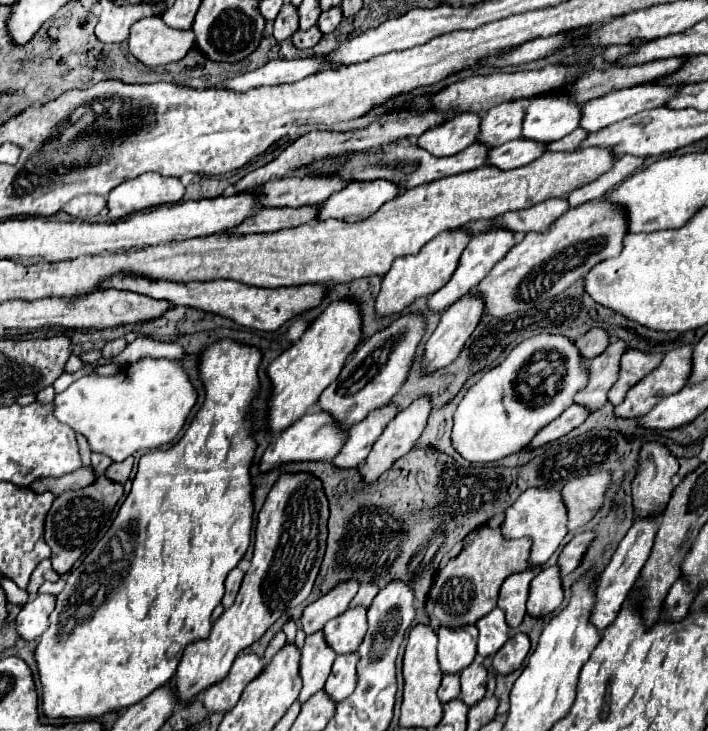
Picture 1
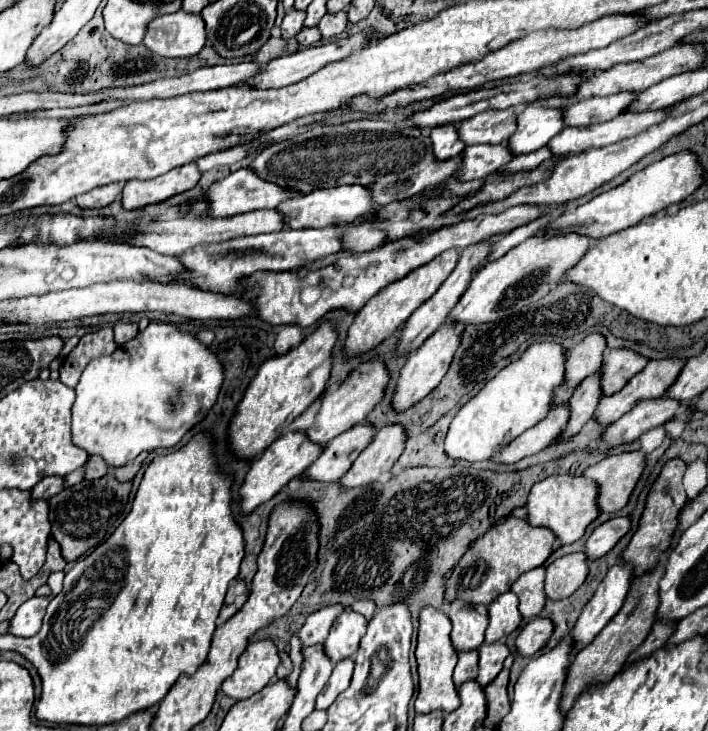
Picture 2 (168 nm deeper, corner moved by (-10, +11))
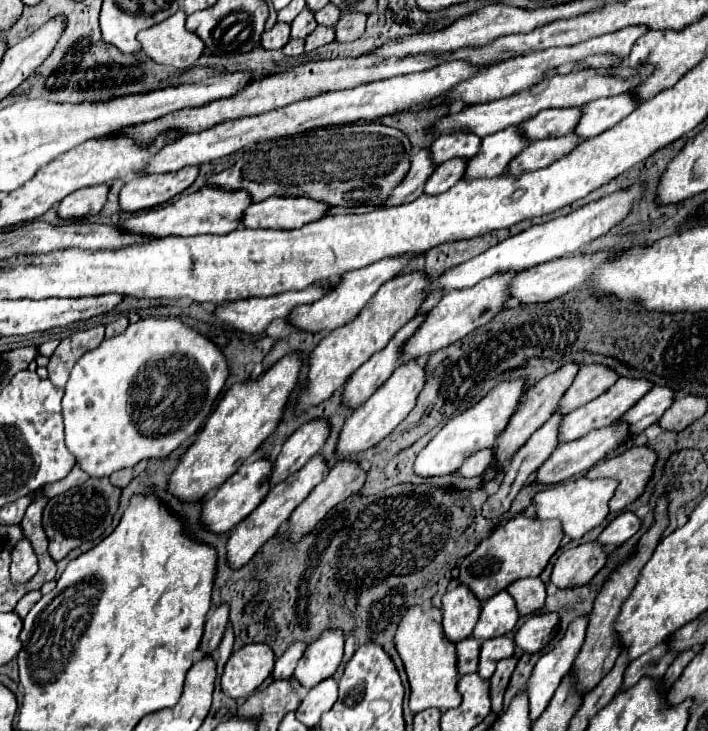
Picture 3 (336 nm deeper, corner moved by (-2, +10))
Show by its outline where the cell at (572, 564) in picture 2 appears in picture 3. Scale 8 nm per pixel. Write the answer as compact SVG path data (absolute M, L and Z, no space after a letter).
M588 542L576 548L564 550L550 574L550 584L556 588L572 588L588 584L590 578L604 566L606 552L600 544Z

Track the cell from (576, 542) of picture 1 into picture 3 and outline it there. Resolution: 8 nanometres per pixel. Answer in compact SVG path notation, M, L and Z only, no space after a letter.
M622 512L602 530L602 534L598 536L596 542L602 546L614 548L614 546L620 546L622 542L626 542L630 536L634 536L638 532L638 528L640 528L638 518L632 512Z

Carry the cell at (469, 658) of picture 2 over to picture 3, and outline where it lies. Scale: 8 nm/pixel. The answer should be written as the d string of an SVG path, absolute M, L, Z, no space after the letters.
M470 636L470 638L466 638L464 642L458 642L458 644L456 644L456 652L458 652L456 668L458 668L458 674L460 674L460 676L470 674L470 672L476 672L480 644L482 644L482 642L476 640L474 636Z

